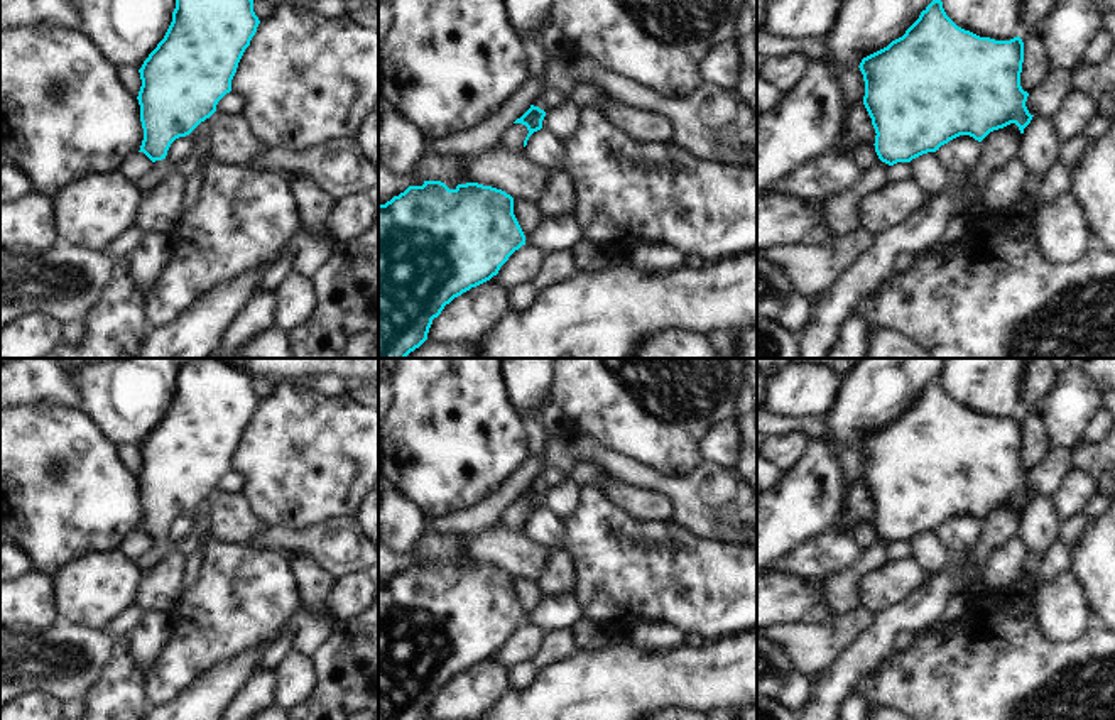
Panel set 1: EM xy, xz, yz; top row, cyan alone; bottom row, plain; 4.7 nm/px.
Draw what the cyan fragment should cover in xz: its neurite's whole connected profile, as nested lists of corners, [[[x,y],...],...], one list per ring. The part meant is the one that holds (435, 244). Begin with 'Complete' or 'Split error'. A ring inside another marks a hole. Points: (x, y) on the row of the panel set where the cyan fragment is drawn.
Complete. [[[424,181],[378,205],[378,358],[405,358],[419,348],[444,306],[497,275],[522,245],[514,198],[492,186],[466,183],[449,189]]]

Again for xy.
Split error. [[[176,0],[164,39],[139,69],[142,86],[137,100],[144,128],[139,152],[152,161],[152,167],[135,181],[140,193],[150,191],[174,172],[174,166],[166,159],[171,144],[209,118],[218,101],[231,91],[231,79],[258,24],[253,0]]]

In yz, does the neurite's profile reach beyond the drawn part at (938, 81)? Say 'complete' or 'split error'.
split error

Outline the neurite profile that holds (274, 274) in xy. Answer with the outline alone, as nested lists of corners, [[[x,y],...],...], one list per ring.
[[[292,257],[280,259],[277,264],[270,265],[257,287],[257,292],[272,294],[277,284],[291,272]]]

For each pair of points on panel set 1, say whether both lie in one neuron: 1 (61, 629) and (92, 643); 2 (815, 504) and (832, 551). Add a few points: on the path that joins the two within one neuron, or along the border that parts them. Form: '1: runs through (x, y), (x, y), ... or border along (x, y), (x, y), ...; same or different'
1: runs through (68, 636), (85, 643); same
2: border along (833, 526), (806, 540), (791, 553); different

